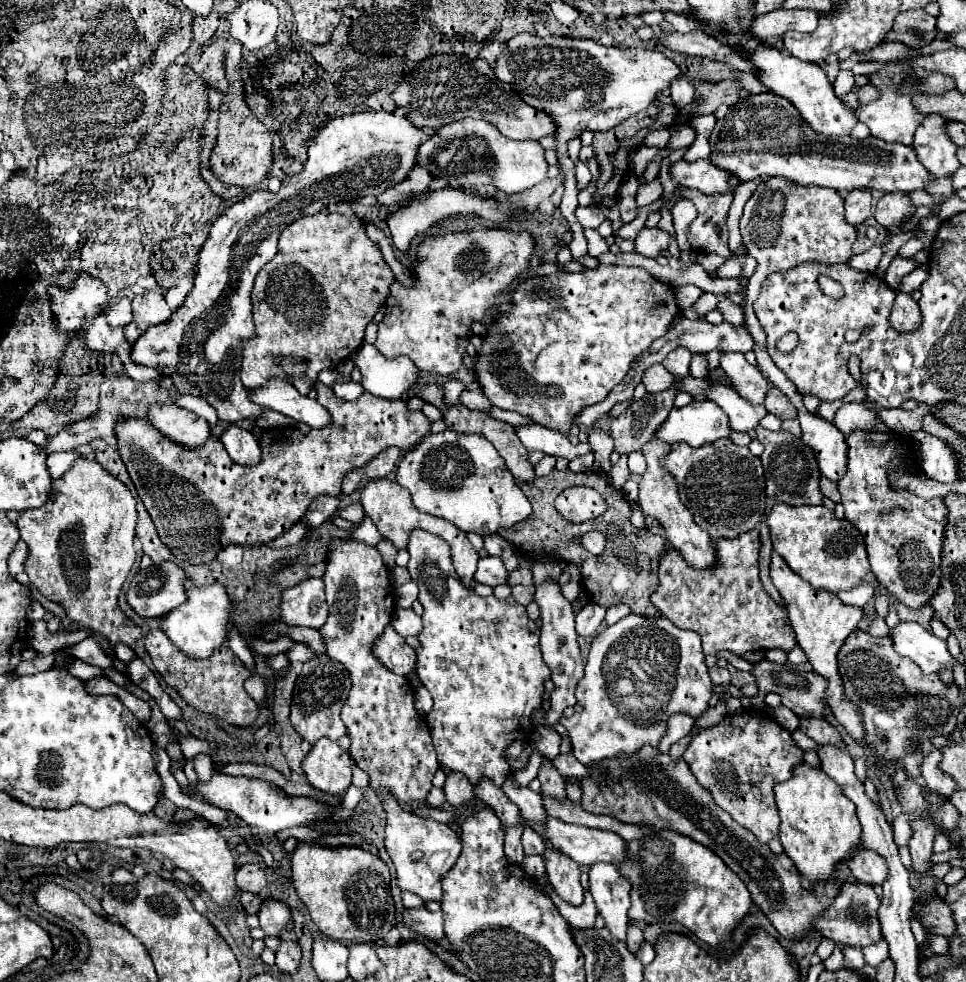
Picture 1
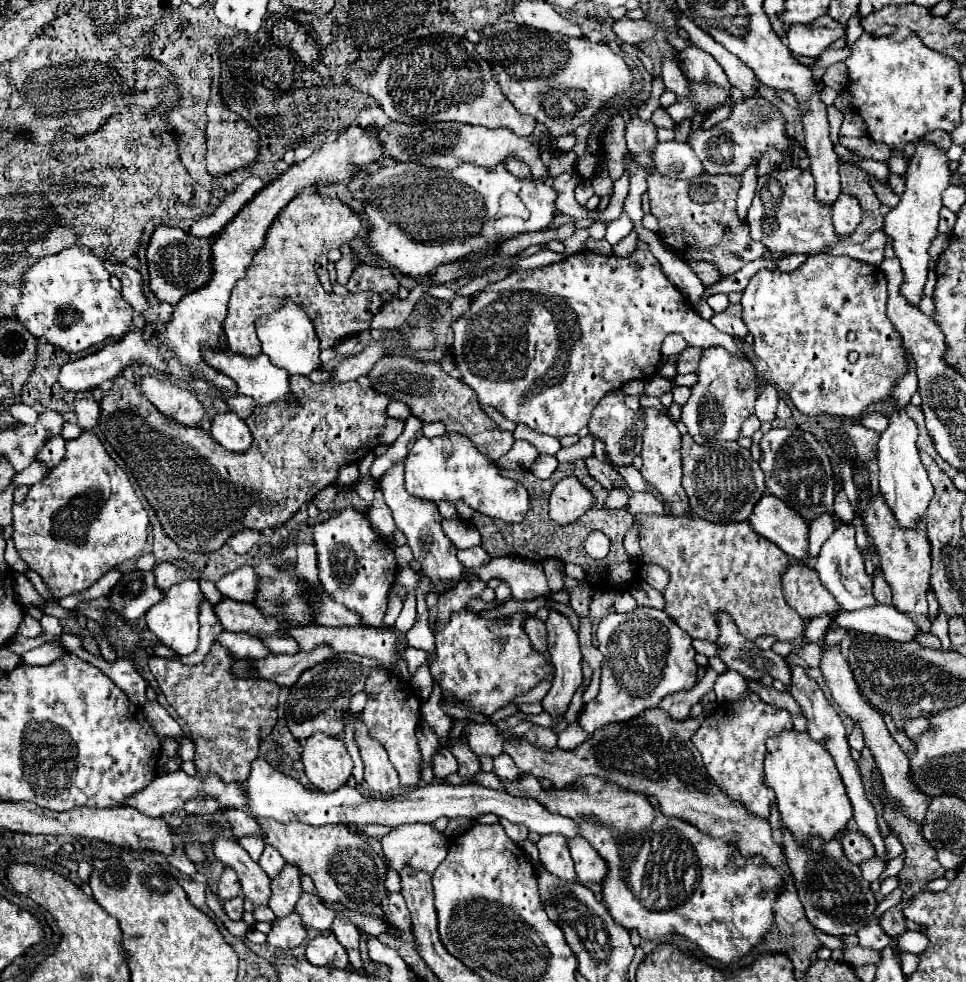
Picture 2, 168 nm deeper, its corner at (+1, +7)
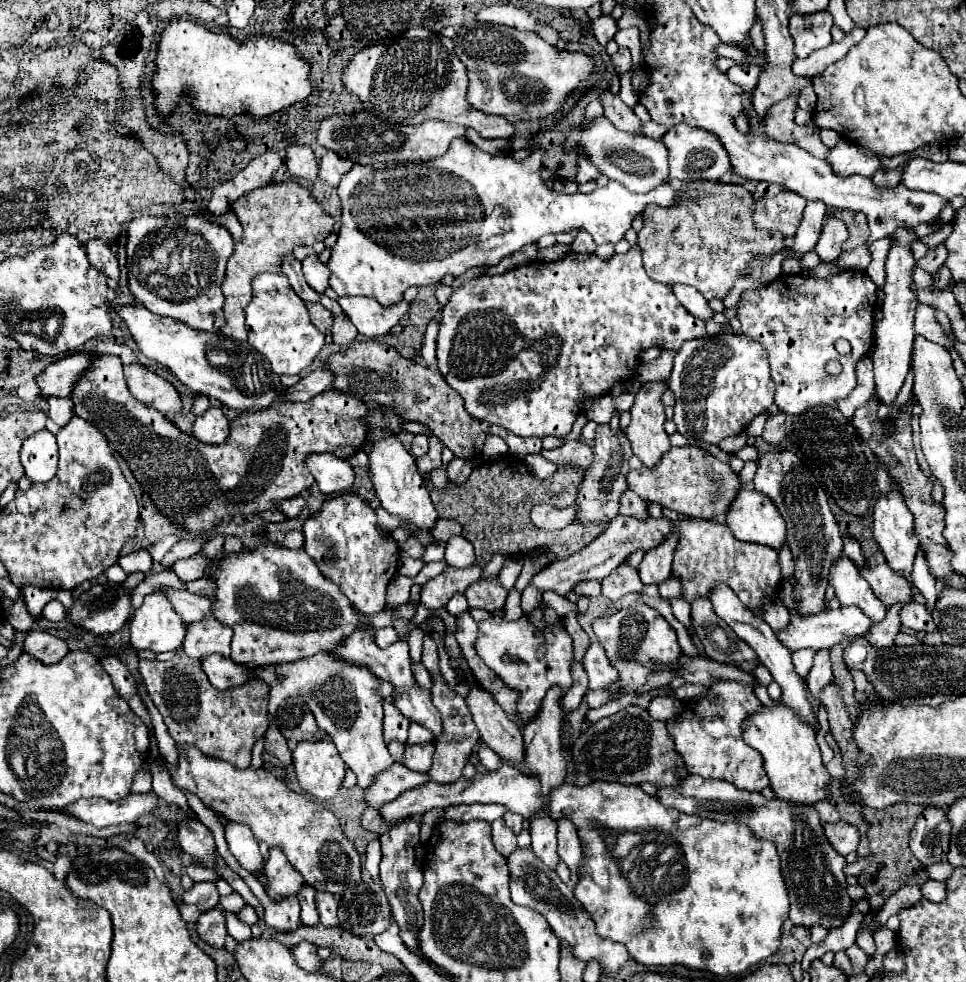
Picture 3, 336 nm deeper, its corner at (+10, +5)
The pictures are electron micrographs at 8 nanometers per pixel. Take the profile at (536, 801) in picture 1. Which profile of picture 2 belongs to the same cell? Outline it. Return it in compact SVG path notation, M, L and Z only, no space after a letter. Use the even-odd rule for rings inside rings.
M501 754L495 758L495 770L493 770L501 780L509 782L519 782L521 780L521 770L515 766L513 758L509 754Z

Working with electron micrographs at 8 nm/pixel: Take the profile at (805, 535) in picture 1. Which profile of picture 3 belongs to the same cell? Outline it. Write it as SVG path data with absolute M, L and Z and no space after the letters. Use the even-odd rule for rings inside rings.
M744 484L728 508L726 524L742 542L756 542L780 548L786 538L786 524L772 500L756 492L752 484Z

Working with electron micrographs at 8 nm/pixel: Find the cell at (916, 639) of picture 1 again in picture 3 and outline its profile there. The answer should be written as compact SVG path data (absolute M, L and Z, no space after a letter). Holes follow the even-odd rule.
M840 606L838 610L828 610L816 616L792 616L790 624L776 632L780 644L784 644L790 652L794 650L804 650L804 648L812 648L812 650L822 650L822 648L832 648L834 644L842 642L842 638L854 638L854 636L864 636L872 626L872 620L868 616L864 616L864 612L860 612L860 608L856 606Z

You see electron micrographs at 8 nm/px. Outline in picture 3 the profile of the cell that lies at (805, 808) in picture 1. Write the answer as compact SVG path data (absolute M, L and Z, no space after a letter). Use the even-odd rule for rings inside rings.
M774 702L774 706L760 706L758 712L748 716L742 728L742 740L762 754L770 786L778 798L812 806L830 796L826 788L830 774L822 764L816 730L806 720L800 720L792 708L780 702Z

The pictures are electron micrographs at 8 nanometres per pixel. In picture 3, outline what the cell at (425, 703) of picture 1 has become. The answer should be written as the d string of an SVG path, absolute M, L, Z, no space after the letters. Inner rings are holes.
M416 624L416 626L412 628L410 640L408 640L408 644L410 644L410 656L412 656L412 660L414 660L416 664L420 664L420 656L422 656L422 638L424 638L424 630Z

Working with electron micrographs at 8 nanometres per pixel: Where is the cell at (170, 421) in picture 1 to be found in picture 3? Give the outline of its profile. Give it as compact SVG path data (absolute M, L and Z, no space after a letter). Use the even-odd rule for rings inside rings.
M138 362L126 364L124 376L132 396L142 404L160 410L168 420L172 420L182 410L182 400L176 388L146 366Z

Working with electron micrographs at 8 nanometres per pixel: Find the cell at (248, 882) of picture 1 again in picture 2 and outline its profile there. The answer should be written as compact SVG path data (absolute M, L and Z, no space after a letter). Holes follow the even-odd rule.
M225 868L221 878L219 878L219 886L217 886L217 894L221 900L231 900L235 896L241 894L241 884L237 882L237 874L231 868Z

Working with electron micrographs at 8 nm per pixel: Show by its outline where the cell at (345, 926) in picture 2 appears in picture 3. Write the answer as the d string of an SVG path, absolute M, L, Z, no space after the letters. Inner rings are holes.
M316 892L316 908L318 908L318 914L320 914L320 922L324 926L330 926L330 928L338 928L340 926L338 916L336 916L338 902L336 902L336 898L332 894Z

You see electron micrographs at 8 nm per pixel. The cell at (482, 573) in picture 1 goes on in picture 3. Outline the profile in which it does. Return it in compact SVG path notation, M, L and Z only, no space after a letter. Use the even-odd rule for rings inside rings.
M452 536L452 540L446 542L446 564L454 568L466 568L476 562L476 556L472 552L472 544L464 540L464 536Z

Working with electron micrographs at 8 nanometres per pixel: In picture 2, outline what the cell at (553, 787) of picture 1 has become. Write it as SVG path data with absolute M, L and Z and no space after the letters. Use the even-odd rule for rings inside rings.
M535 726L533 730L529 730L525 734L525 740L535 744L541 750L553 750L557 746L557 734L549 728L543 728L543 726Z

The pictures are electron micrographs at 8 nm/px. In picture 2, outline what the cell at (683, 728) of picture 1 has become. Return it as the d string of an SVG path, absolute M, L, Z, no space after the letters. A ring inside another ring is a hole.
M707 668L707 672L705 672L705 676L691 688L691 690L687 690L687 692L683 692L683 694L673 694L673 696L669 696L669 698L665 698L663 702L661 702L661 710L665 710L669 716L671 716L671 720L677 720L677 722L683 722L683 720L687 720L687 718L691 718L689 716L689 712L691 712L691 706L693 704L697 704L707 692L711 692L713 690L713 686L715 686L715 680L713 680L713 670L711 668Z

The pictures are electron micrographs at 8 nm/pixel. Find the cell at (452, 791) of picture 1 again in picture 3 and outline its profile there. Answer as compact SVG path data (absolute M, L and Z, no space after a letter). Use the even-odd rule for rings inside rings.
M404 744L404 766L414 772L428 772L432 766L432 744Z

